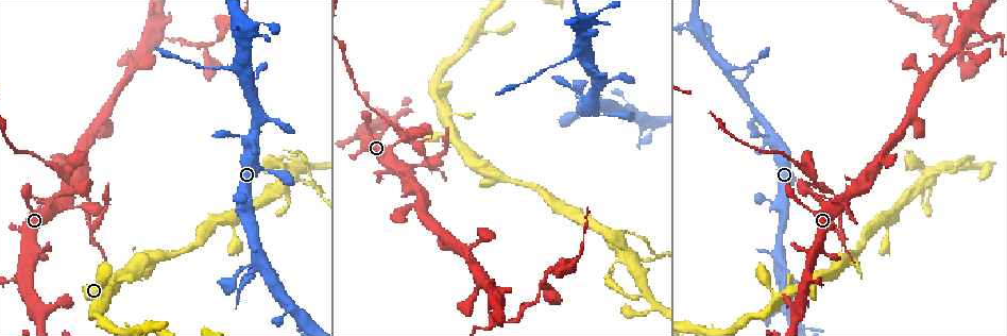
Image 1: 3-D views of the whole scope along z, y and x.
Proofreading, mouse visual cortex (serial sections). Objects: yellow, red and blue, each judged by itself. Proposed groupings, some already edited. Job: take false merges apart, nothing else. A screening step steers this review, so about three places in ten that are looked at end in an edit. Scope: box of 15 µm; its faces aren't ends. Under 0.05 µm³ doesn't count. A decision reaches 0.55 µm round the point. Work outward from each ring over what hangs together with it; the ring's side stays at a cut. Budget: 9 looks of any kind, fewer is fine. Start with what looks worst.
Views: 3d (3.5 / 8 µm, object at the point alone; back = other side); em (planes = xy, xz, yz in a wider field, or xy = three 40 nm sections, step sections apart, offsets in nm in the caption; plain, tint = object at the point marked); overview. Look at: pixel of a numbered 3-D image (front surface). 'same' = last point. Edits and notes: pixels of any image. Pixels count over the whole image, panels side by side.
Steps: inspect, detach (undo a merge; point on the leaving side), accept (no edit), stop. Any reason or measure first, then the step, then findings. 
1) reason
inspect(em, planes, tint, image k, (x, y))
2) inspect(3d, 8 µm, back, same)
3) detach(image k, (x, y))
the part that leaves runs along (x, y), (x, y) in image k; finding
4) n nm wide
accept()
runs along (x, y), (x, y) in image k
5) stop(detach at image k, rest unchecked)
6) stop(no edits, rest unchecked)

a narrow waist
inspect(3d, 8 µm, image 1, (932, 186))

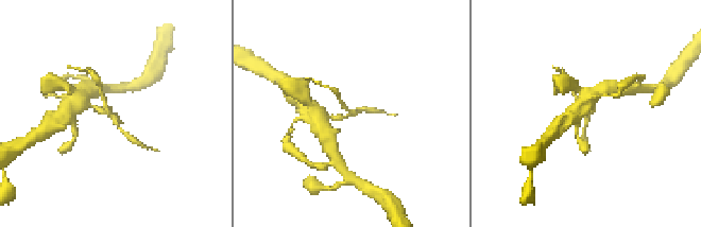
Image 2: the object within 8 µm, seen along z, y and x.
inspect(em, xy, step 5, tint, image 2, (346, 116))

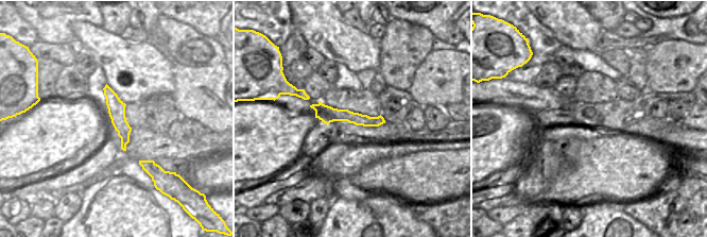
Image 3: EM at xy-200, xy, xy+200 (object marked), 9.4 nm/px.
detach(image 2, (104, 99))
the part that leaves runs along (346, 116), (348, 110), (336, 92) in image 2; two cells meet here

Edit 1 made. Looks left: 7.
a narrow waist
inspect(3d, 3.5 µm, image 1, (211, 68))

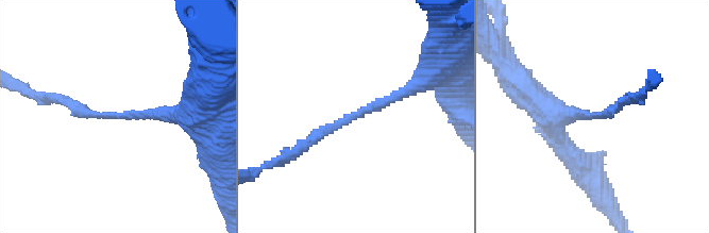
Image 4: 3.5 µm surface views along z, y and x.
shape alone is not enough
inspect(em, xy, step 3, tint, image 4, (593, 115))

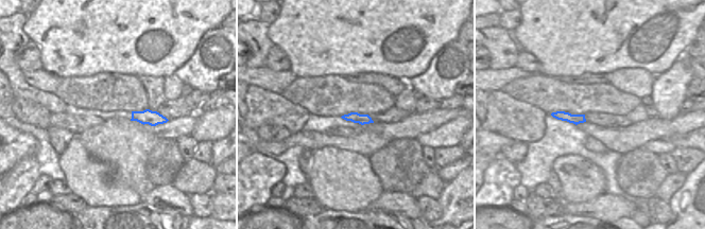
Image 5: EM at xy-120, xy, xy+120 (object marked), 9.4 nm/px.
100 nm wide
accept()
runs along (417, 83), (293, 151) in image 4; continuous, no second cell

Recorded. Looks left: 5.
sharp bend
inspect(3d, 8 µm, image 1, (492, 322))

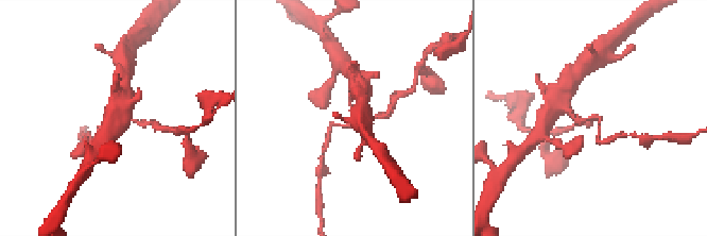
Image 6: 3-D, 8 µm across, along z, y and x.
inspect(3d, 3.5 µm, image 6, (592, 118))

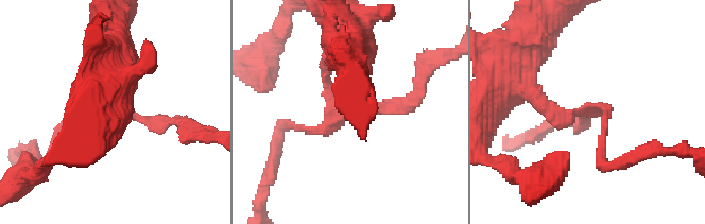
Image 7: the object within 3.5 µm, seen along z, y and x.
detach(image 7, (604, 120))
a second cell is stuck on

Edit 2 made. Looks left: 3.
arms run side by side
inspect(3d, 3.5 µm, image 1, (253, 263))

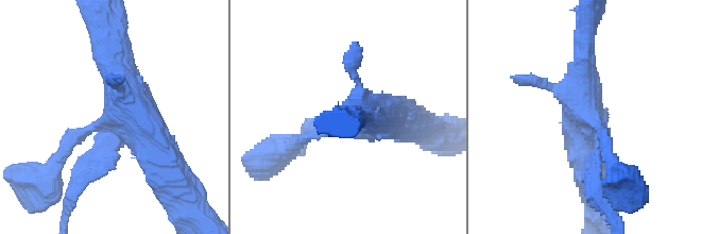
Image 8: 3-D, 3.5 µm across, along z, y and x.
inspect(em, xy, step 1, tint, image 8, (113, 116))

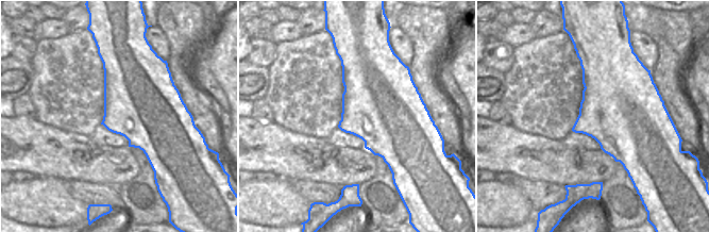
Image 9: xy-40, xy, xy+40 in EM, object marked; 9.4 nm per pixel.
accept()
runs along (109, 35), (109, 65), (165, 166) in image 8; all the same cell

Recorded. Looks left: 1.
stop(detach at image 2, detach at image 7, rest unchecked)

